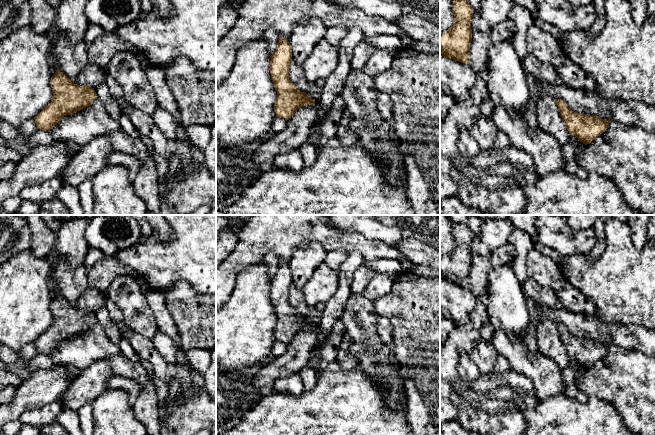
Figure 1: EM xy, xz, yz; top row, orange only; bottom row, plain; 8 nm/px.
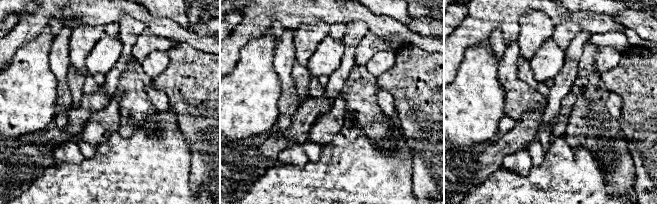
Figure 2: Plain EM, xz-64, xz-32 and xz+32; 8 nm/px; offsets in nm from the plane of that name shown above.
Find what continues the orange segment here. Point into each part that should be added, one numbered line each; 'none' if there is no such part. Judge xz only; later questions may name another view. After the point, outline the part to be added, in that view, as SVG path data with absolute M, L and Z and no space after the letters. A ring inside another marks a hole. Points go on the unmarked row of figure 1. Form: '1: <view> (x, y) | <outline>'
none

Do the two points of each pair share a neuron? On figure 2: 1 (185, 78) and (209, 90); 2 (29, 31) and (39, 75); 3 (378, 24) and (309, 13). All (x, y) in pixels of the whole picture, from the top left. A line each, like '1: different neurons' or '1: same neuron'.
1: same neuron
2: different neurons
3: same neuron

